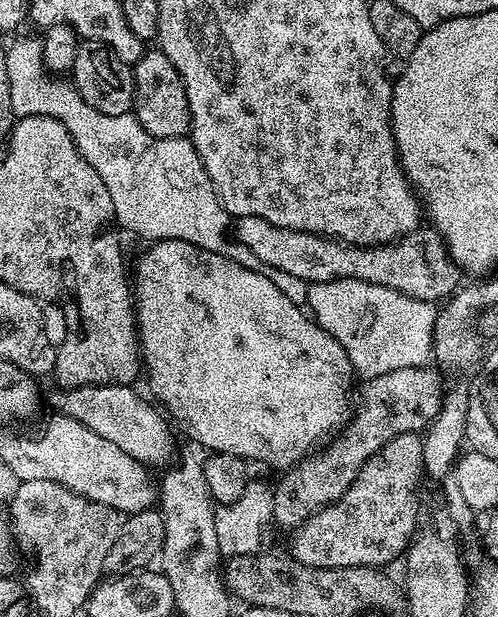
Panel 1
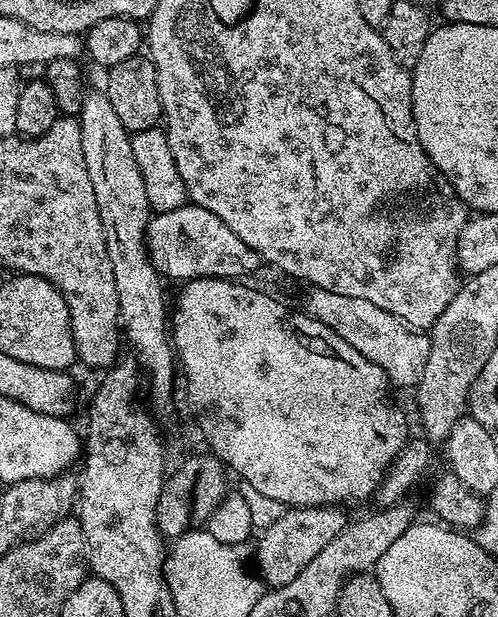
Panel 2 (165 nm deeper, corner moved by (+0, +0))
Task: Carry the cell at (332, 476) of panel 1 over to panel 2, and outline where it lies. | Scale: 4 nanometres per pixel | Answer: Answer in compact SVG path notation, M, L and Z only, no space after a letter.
M329 506L326 508L288 508L272 526L262 532L262 538L264 538L264 541L262 541L257 548L254 548L254 556L256 552L256 564L260 567L260 570L258 569L258 576L260 580L262 580L269 589L274 589L286 586L286 582L291 582L294 578L298 578L298 574L302 574L302 570L306 570L306 565L310 563L310 561L312 561L312 559L316 557L316 555L318 555L319 552L329 544L329 542L331 542L334 538L338 538L338 534L346 526L344 512L345 509L340 506Z

